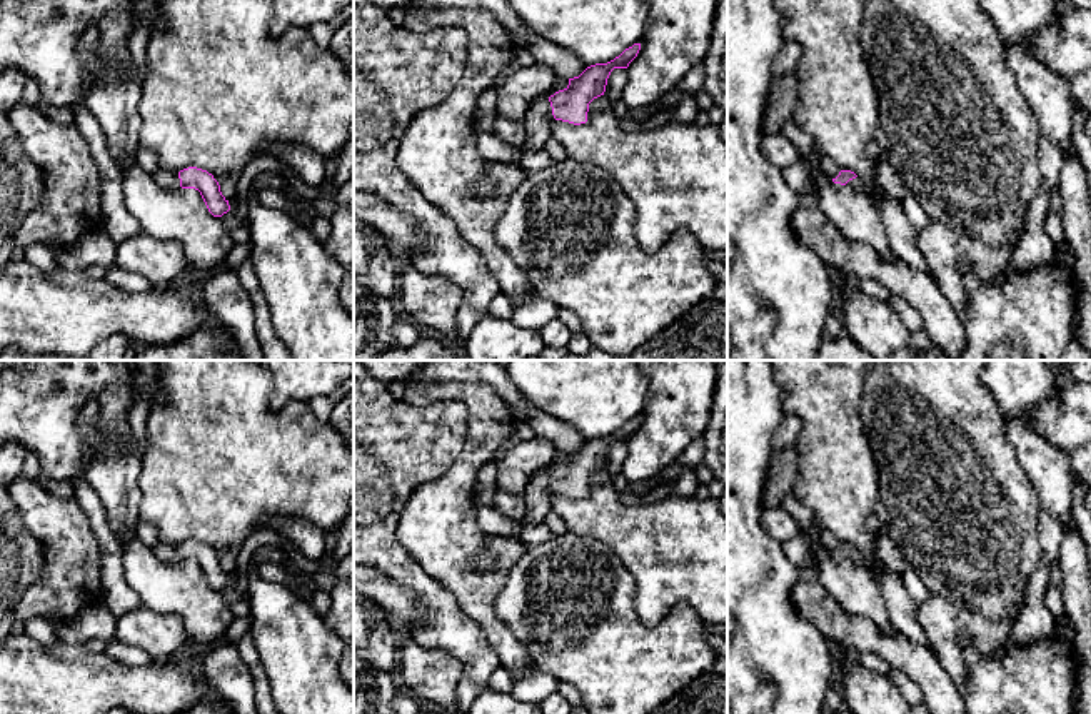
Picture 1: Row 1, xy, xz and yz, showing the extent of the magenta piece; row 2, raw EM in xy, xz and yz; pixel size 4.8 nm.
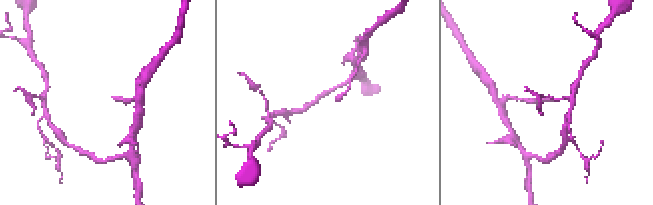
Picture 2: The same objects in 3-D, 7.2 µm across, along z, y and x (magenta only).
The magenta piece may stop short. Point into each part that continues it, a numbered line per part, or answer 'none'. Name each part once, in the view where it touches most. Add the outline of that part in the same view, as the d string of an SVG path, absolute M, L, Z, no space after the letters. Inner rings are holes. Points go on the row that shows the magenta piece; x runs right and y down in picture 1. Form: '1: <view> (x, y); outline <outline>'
1: xz (537, 122); outline M539 98L530 105L522 120L525 128L525 145L517 150L519 158L529 152L546 148L546 143L552 138L552 120L552 107L547 98Z

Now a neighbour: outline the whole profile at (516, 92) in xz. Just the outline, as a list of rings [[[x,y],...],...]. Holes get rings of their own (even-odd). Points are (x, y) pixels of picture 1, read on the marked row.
[[[534,63],[504,77],[495,87],[497,115],[507,120],[522,122],[530,105],[546,98],[556,85],[557,75],[551,67]]]

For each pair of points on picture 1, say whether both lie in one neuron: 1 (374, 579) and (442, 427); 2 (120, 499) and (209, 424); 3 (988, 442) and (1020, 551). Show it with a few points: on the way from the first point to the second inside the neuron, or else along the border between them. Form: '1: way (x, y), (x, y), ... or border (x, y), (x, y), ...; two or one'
1: border (371, 568), (411, 591); two
2: border (144, 459), (139, 479), (139, 519); two
3: way (988, 469), (988, 519), (993, 524); one

